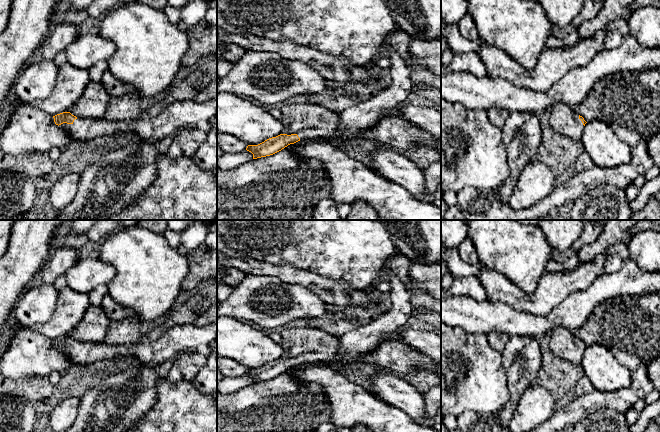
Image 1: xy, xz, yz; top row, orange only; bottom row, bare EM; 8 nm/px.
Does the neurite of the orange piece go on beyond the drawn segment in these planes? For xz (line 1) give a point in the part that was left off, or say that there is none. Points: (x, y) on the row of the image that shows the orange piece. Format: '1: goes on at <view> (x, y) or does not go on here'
1: goes on at xz (311, 122)

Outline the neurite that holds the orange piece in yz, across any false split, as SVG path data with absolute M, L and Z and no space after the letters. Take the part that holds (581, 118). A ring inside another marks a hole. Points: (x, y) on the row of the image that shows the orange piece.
M557 103L550 109L549 123L551 128L572 139L580 140L585 124L582 116L575 113L572 107Z

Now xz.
M291 104L279 107L281 112L281 134L269 138L258 145L248 145L246 150L253 154L253 159L273 155L290 144L294 144L303 139L319 139L329 140L334 136L338 136L340 126L340 115L335 114L328 109L317 105L301 105Z

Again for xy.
M217 98L209 102L198 103L195 101L178 101L169 104L155 117L142 116L132 122L108 121L104 117L101 119L77 118L70 112L63 112L53 116L56 125L67 131L71 137L88 141L101 136L117 133L133 133L139 137L139 141L155 142L173 133L189 127L204 127L209 120L217 114Z

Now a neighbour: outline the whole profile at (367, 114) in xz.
M390 49L391 66L386 72L389 87L366 101L343 110L340 115L338 136L329 139L335 147L341 149L354 137L373 126L386 116L386 112L395 109L406 101L415 86L410 78L410 71L403 58Z

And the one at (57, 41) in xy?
M64 21L58 24L39 47L42 59L53 61L58 53L65 52L66 48L76 40L78 35L78 25Z

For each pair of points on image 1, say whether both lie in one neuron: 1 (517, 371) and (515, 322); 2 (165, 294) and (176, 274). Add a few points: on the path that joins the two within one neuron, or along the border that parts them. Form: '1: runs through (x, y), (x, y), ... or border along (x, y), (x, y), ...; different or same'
1: border along (510, 335), (530, 335), (537, 339); different
2: runs through (165, 289), (165, 285), (171, 279); same

